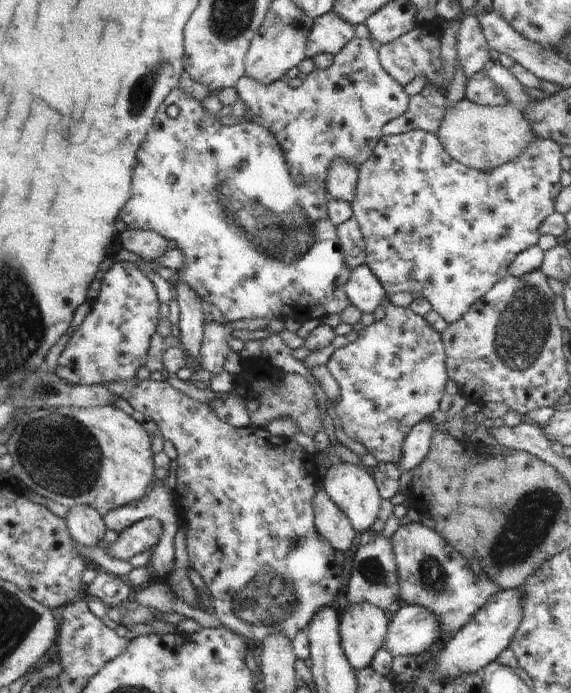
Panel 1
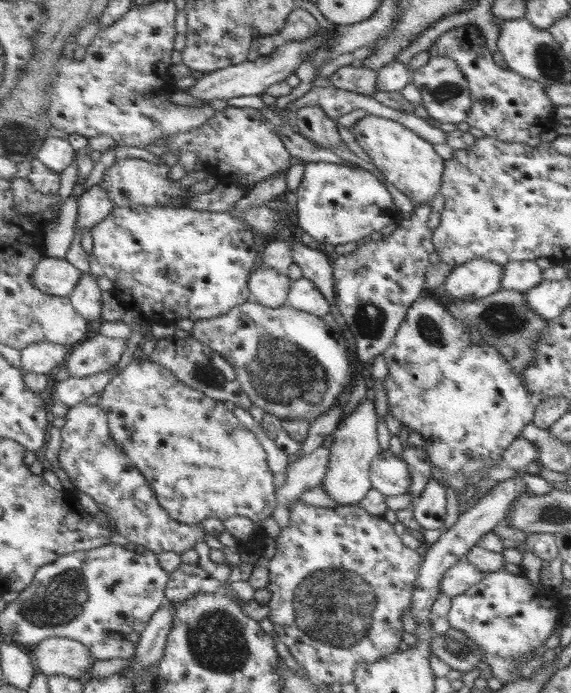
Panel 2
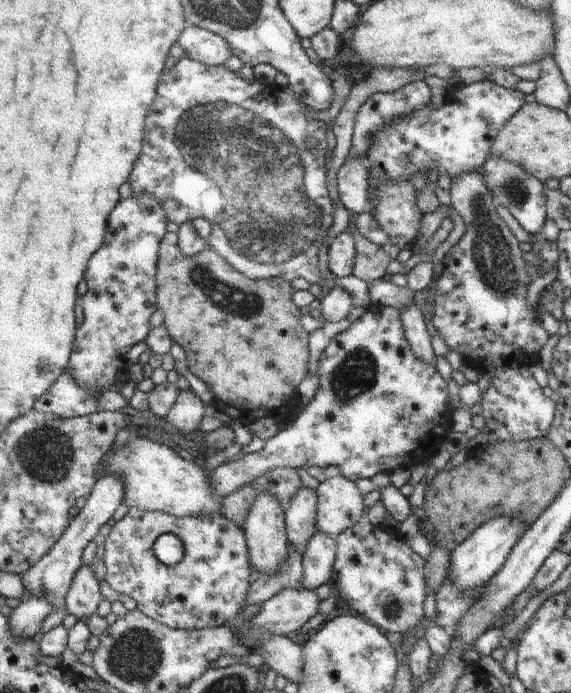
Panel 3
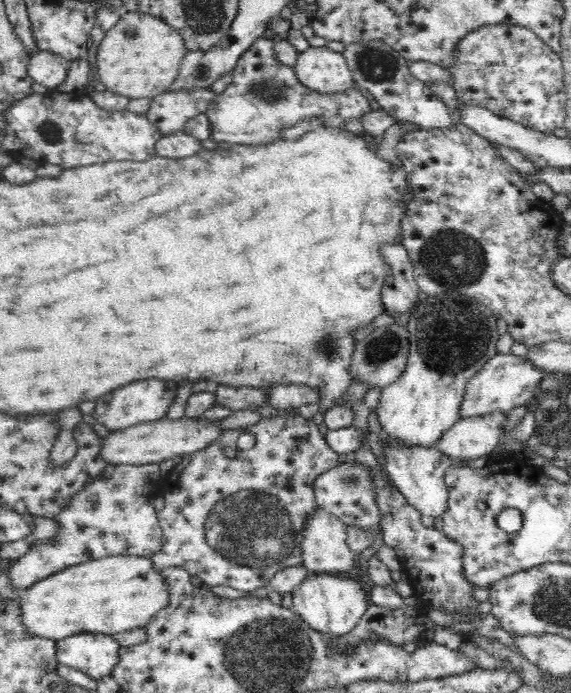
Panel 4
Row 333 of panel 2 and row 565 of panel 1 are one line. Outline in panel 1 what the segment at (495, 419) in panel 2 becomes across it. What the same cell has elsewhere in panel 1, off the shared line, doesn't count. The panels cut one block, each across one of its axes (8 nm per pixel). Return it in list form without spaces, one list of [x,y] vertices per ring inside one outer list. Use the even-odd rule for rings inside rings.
[[[407,524],[401,526],[393,534],[393,550],[399,568],[399,586],[401,586],[401,604],[407,606],[423,606],[433,614],[439,614],[443,620],[441,638],[447,642],[455,632],[463,628],[471,620],[471,616],[493,596],[499,588],[489,582],[485,576],[475,578],[467,560],[463,560],[435,530],[425,528],[423,524]]]

